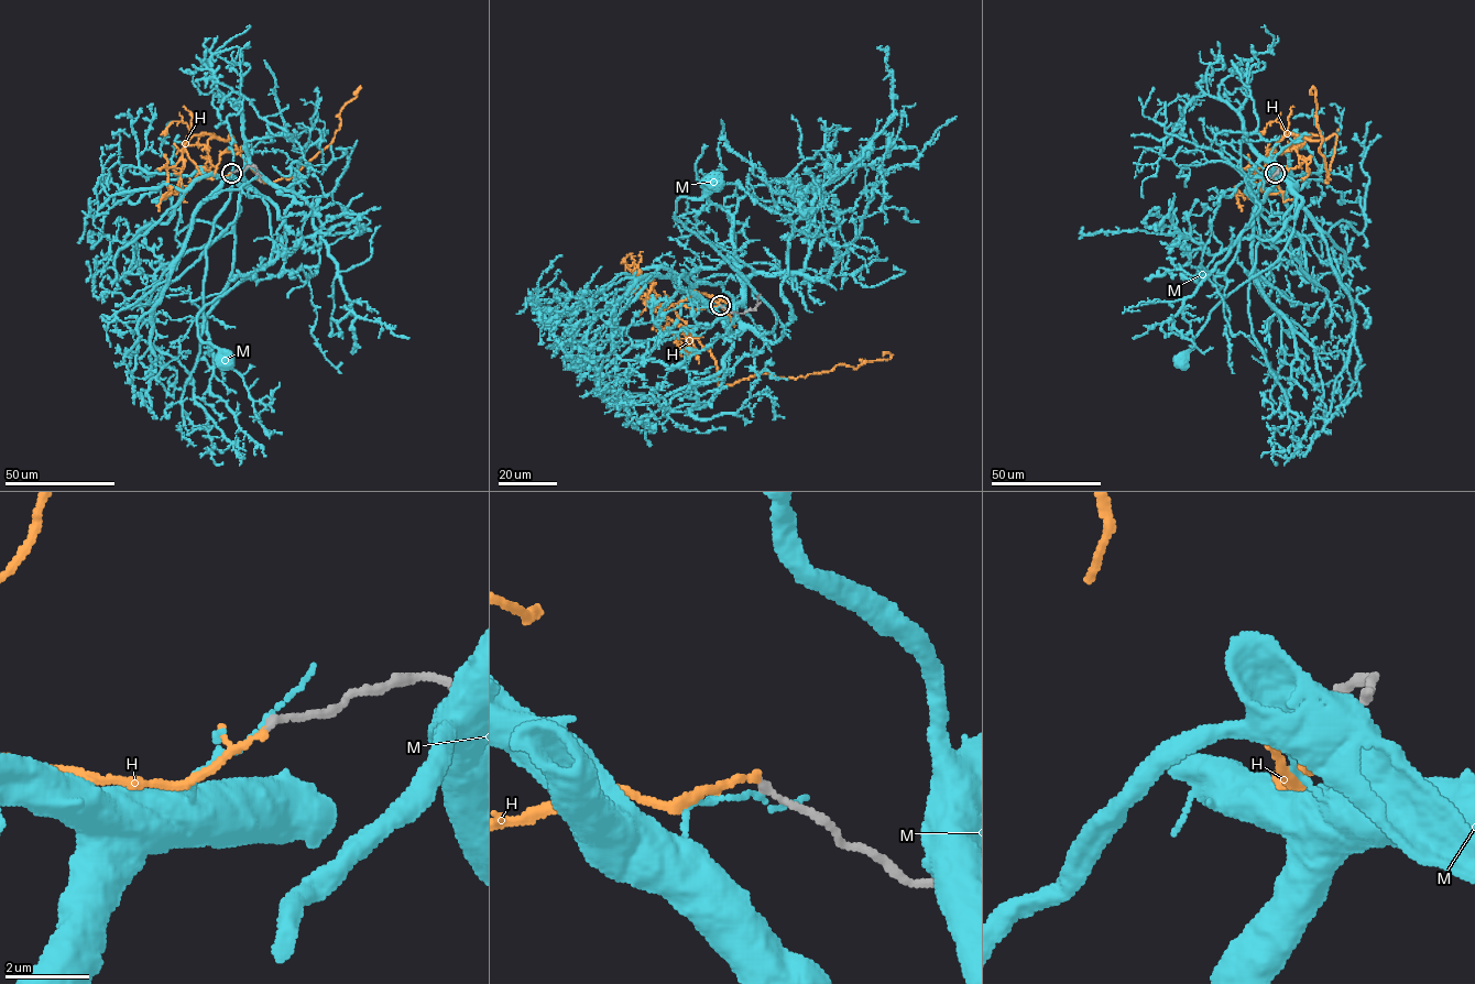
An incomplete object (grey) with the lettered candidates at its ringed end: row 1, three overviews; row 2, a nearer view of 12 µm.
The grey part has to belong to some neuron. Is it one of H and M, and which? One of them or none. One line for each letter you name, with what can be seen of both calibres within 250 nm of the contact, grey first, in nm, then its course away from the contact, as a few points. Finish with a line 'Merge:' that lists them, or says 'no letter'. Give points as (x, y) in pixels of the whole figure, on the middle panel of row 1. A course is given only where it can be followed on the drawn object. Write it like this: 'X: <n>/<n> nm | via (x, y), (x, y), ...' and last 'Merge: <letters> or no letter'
H: 170/120 nm | via (720, 306), (658, 306), (710, 352), (721, 387), (757, 373), (796, 379), (892, 356), (882, 356)
Merge: H

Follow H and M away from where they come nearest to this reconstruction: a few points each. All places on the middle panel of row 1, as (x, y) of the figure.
H: (720, 306), (658, 306), (710, 352), (721, 387), (757, 373), (796, 379), (892, 356), (882, 356)
M: (720, 306), (716, 315), (731, 330), (766, 334), (777, 319), (675, 217), (679, 198), (699, 198), (713, 181)

